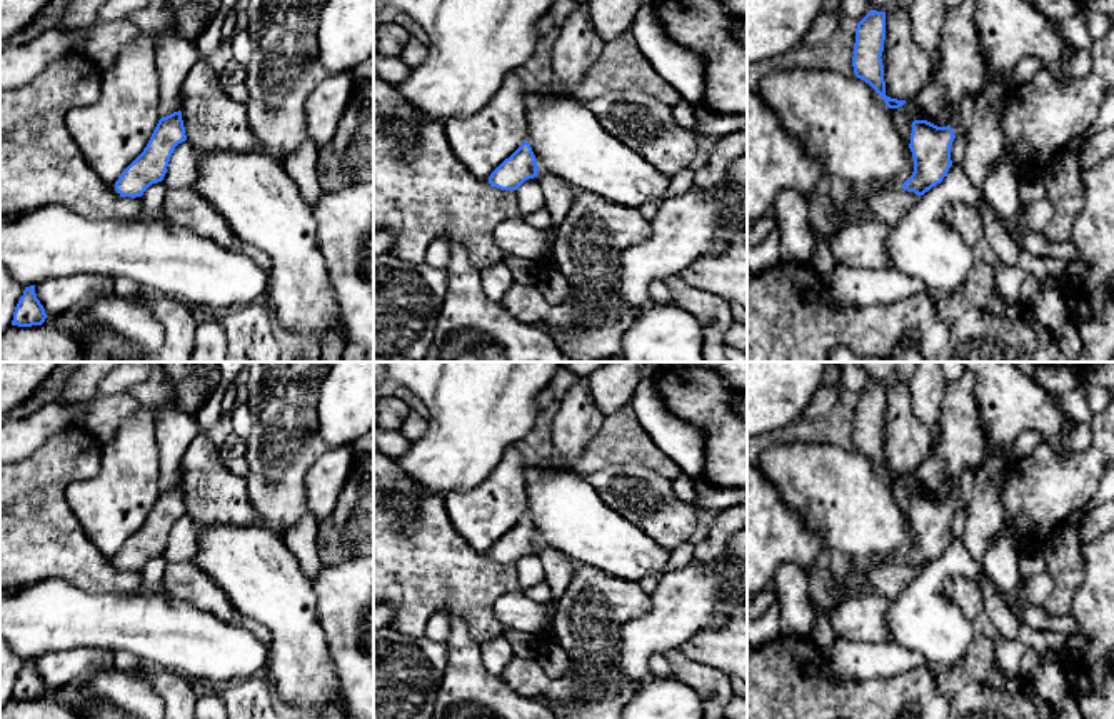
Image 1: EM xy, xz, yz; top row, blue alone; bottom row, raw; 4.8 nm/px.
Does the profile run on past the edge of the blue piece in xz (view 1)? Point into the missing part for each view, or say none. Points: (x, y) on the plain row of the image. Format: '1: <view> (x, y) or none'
1: none

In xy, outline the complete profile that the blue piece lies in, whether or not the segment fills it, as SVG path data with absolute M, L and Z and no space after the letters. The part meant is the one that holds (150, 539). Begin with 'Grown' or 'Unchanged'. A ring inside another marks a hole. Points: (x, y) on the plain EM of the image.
Unchanged. M182 485L162 490L143 525L115 556L115 564L122 571L142 571L152 557L163 554L175 520L185 514Z

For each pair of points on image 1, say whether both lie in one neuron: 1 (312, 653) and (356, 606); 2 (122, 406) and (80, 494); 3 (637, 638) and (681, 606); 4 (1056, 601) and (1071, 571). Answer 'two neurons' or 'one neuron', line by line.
1: two neurons
2: two neurons
3: one neuron
4: one neuron

